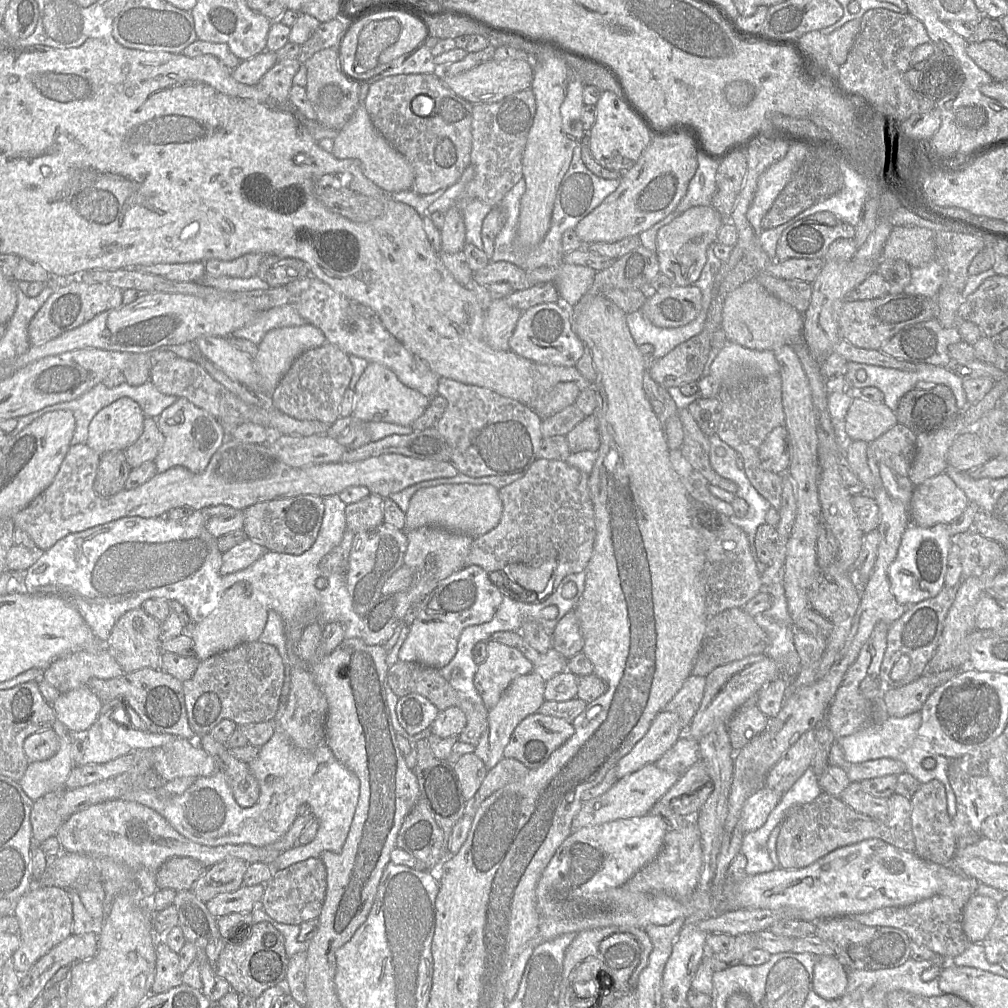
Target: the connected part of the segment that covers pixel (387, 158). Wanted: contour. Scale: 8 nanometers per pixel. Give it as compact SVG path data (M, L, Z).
M360 103L350 120L333 139L331 152L337 159L357 159L363 174L386 193L411 190L414 171L408 161L396 151L376 130L363 103Z

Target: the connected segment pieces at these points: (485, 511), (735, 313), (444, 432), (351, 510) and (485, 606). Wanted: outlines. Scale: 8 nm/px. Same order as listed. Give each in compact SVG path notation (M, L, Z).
M441 484L422 488L415 492L409 501L404 531L434 526L476 538L498 525L502 510L499 490L489 484Z
M755 278L730 291L724 300L721 324L728 341L756 350L775 350L802 340L803 315L770 294Z
M440 377L437 392L447 401L441 418L435 424L439 434L451 449L450 463L459 473L470 477L525 474L533 462L543 440L542 420L528 406L501 396L492 390L475 385L464 384L446 377Z
M369 494L365 498L346 505L346 529L353 534L374 529L383 523L383 498Z
M465 566L451 574L429 593L429 602L409 626L398 660L436 669L448 665L457 652L462 631L468 626L489 622L498 610L502 598L503 594L480 566Z

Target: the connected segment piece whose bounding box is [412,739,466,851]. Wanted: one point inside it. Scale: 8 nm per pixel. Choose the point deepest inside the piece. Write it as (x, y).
(439, 786)

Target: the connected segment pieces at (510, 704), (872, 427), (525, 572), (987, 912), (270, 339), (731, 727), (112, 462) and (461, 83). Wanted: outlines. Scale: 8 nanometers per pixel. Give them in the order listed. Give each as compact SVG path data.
M532 671L529 674L517 677L511 682L501 696L499 702L488 712L489 727L489 756L485 764L487 770L492 769L504 758L503 752L510 741L511 735L518 724L527 716L537 713L545 701L545 682L543 678Z
M856 394L841 424L841 433L848 440L870 443L896 424L896 413L883 402L871 402Z
M553 558L547 559L539 567L511 563L505 567L505 575L527 590L541 593L546 589L555 567L556 560Z
M973 895L963 909L963 930L971 944L982 943L997 917L999 904L994 899Z
M311 324L275 328L267 332L260 344L253 363L265 393L271 395L276 386L288 371L293 361L305 350L317 348L326 342L320 329Z
M745 704L728 722L728 735L731 747L736 753L762 733L770 719L756 704Z
M110 451L102 454L93 483L100 498L110 498L124 489L132 468L126 461L124 451Z
M491 60L458 75L441 79L456 95L466 101L472 104L490 104L529 89L533 79L533 69L525 60Z

